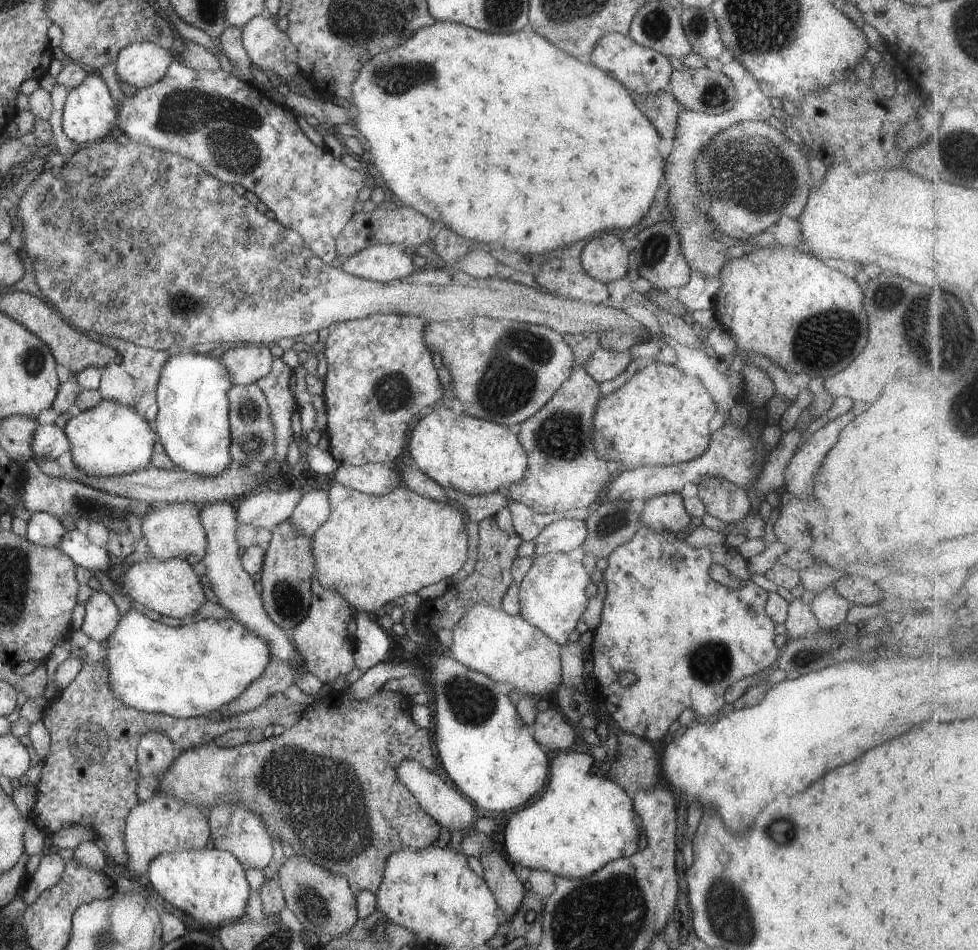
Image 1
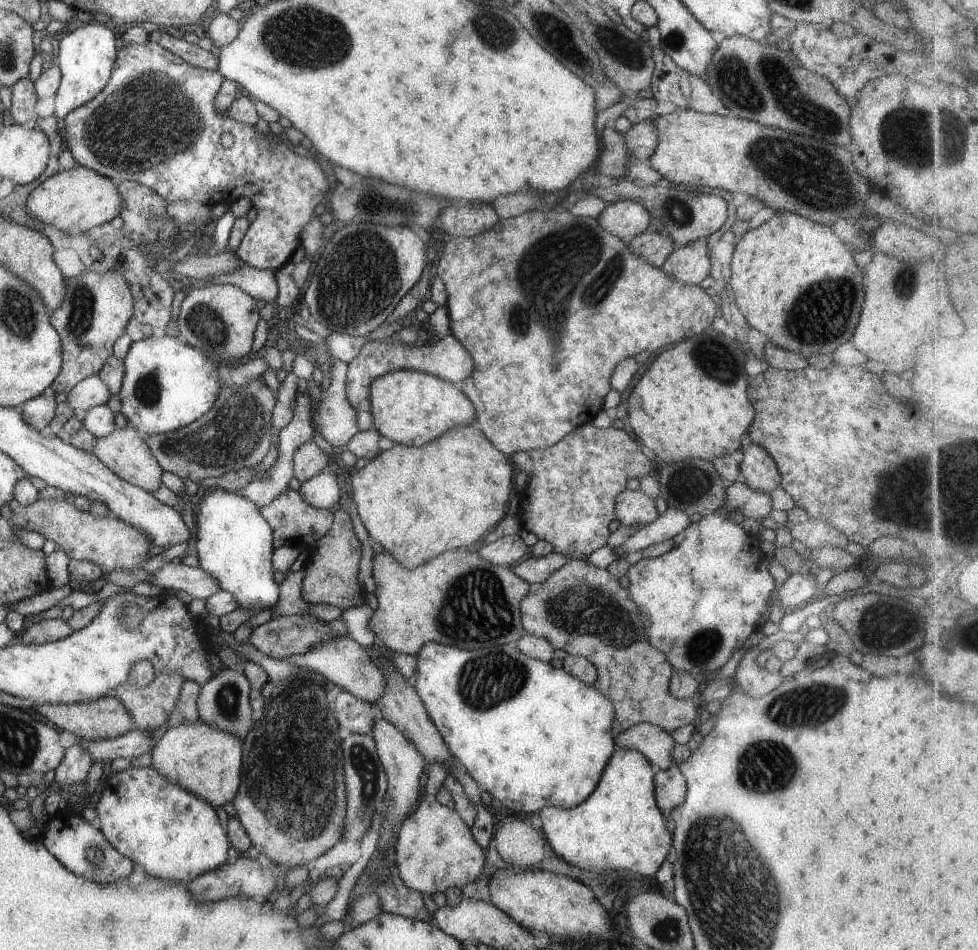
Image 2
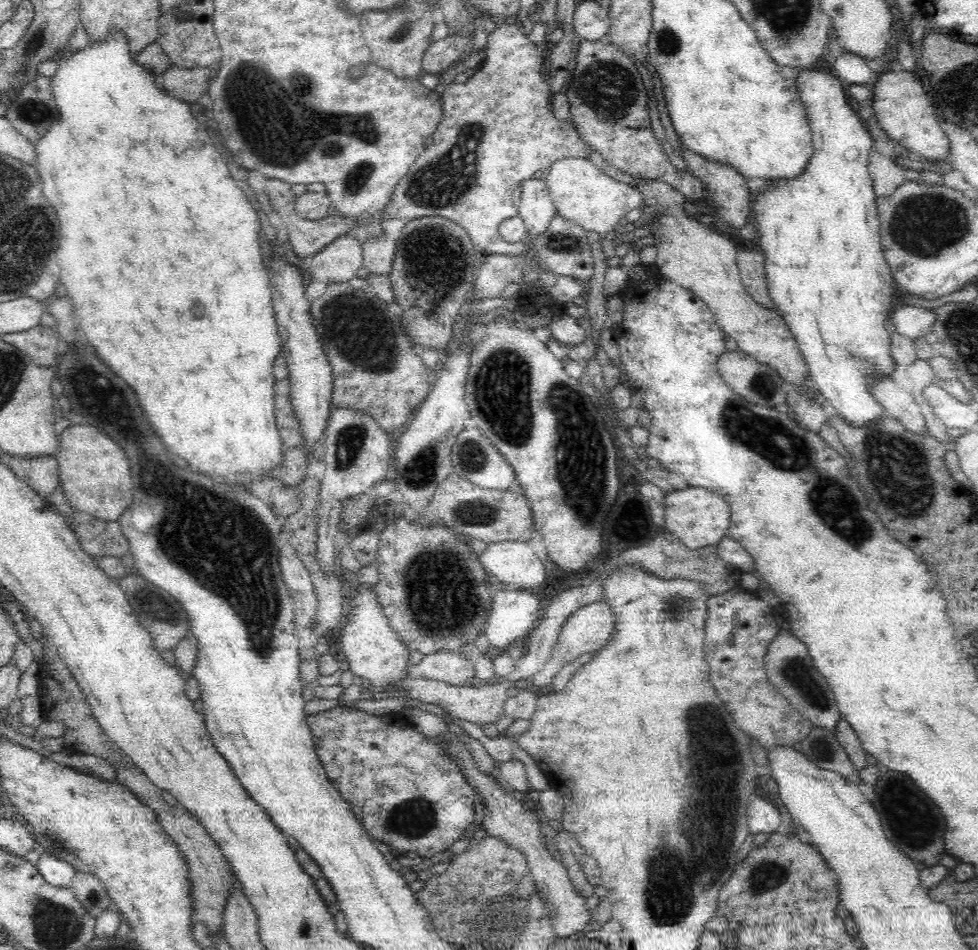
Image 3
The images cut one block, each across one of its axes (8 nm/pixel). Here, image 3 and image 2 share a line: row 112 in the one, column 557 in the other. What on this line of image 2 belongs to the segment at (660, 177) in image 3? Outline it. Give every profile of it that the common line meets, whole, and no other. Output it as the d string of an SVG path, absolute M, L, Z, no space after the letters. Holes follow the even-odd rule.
M586 558L575 559L572 561L569 560L563 566L560 566L552 575L549 575L543 582L530 584L525 598L520 600L520 623L523 632L533 635L534 637L544 638L546 641L550 642L550 645L554 649L564 650L568 655L577 655L586 658L591 664L593 664L593 666L595 666L597 678L593 686L600 691L605 698L609 699L614 710L613 720L611 721L610 726L613 734L620 733L622 730L625 730L627 727L630 727L635 723L651 723L670 733L672 730L675 730L680 726L697 722L698 712L701 709L699 704L700 696L697 694L695 696L687 697L686 699L676 699L670 695L668 682L673 673L672 666L669 664L667 657L660 650L653 648L649 644L648 633L650 630L647 628L645 619L641 616L639 608L637 608L634 600L631 598L629 590L619 586L617 579L605 569L593 567Z

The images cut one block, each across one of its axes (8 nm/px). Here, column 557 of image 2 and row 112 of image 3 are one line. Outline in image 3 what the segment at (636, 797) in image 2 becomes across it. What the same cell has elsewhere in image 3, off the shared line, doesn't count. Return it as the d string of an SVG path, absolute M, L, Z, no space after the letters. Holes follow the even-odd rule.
M802 67L798 70L793 70L795 77L795 87L798 91L799 97L807 110L807 117L813 136L813 152L807 160L806 166L796 176L787 178L778 177L777 179L770 179L766 190L759 191L755 194L752 213L754 213L754 225L758 238L760 239L760 246L766 259L765 270L768 282L768 292L770 297L776 301L776 310L784 311L784 322L788 325L788 329L792 332L796 340L799 351L804 355L804 360L808 365L808 372L812 380L813 386L820 391L822 401L826 406L832 406L836 412L846 417L852 425L866 424L871 420L877 419L883 414L883 410L879 404L873 399L869 393L869 386L867 385L874 375L881 375L892 370L892 359L890 356L890 339L884 327L884 322L888 320L890 312L892 312L892 274L890 273L888 264L883 257L881 249L881 239L879 230L879 215L877 212L877 198L874 194L872 175L868 169L870 152L874 149L874 139L870 135L869 130L865 127L858 114L854 112L848 97L844 92L842 81L831 73L830 70L822 71L816 67Z

